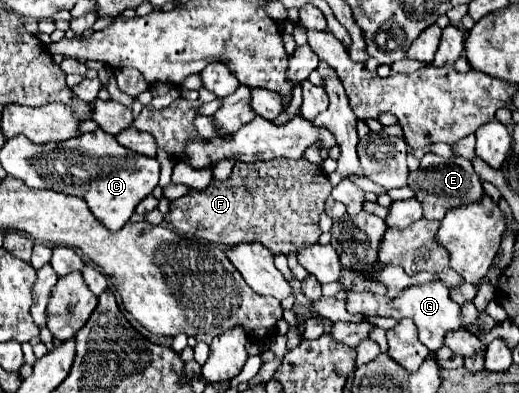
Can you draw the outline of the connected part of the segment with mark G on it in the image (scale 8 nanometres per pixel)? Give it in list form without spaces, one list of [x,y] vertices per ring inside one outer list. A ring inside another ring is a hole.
[[[440,281],[410,287],[408,291],[404,291],[404,295],[398,295],[396,299],[386,299],[372,293],[348,293],[348,311],[362,311],[366,315],[382,315],[382,317],[396,317],[396,319],[410,317],[418,327],[420,341],[430,351],[436,351],[444,345],[446,333],[462,327],[462,313],[460,313],[462,309],[458,303],[450,299],[448,287],[442,285]]]

